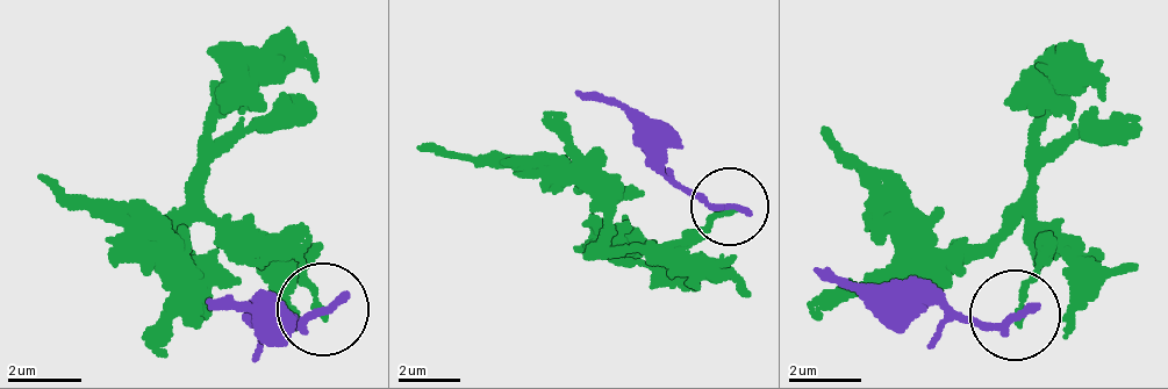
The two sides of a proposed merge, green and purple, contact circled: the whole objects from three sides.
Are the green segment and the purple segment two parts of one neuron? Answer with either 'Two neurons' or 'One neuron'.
Two neurons

